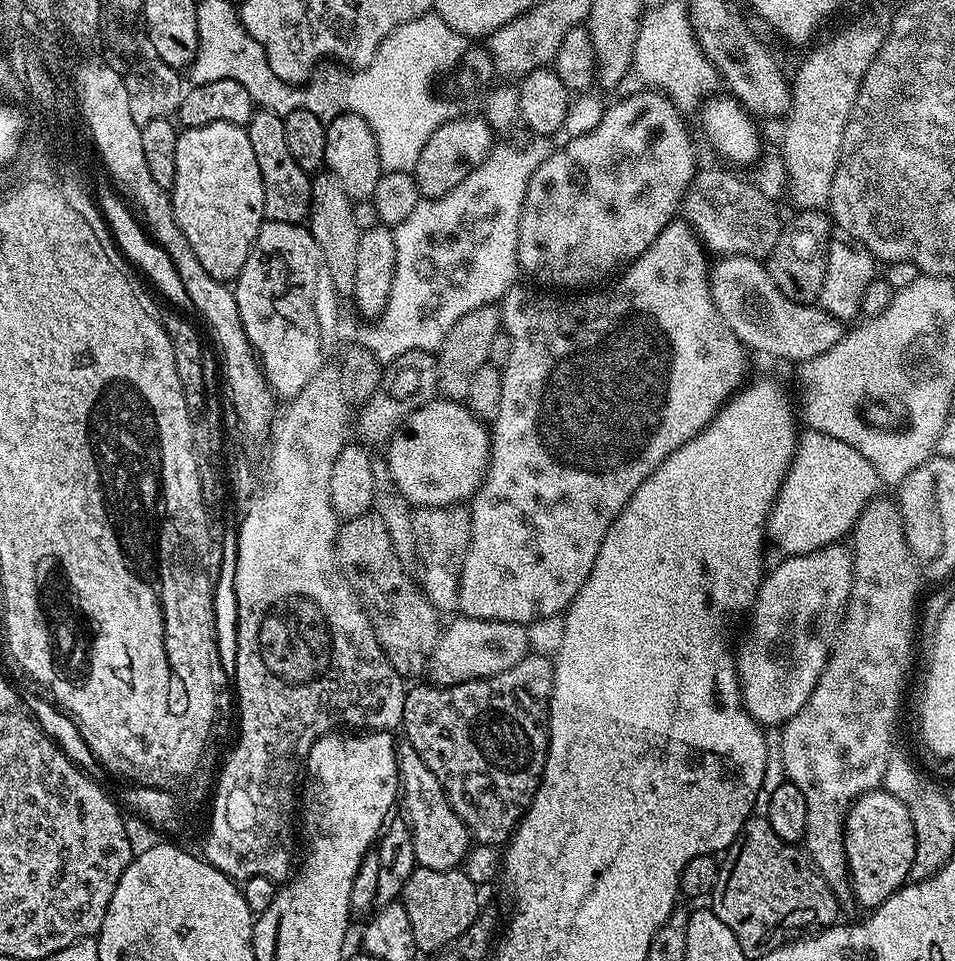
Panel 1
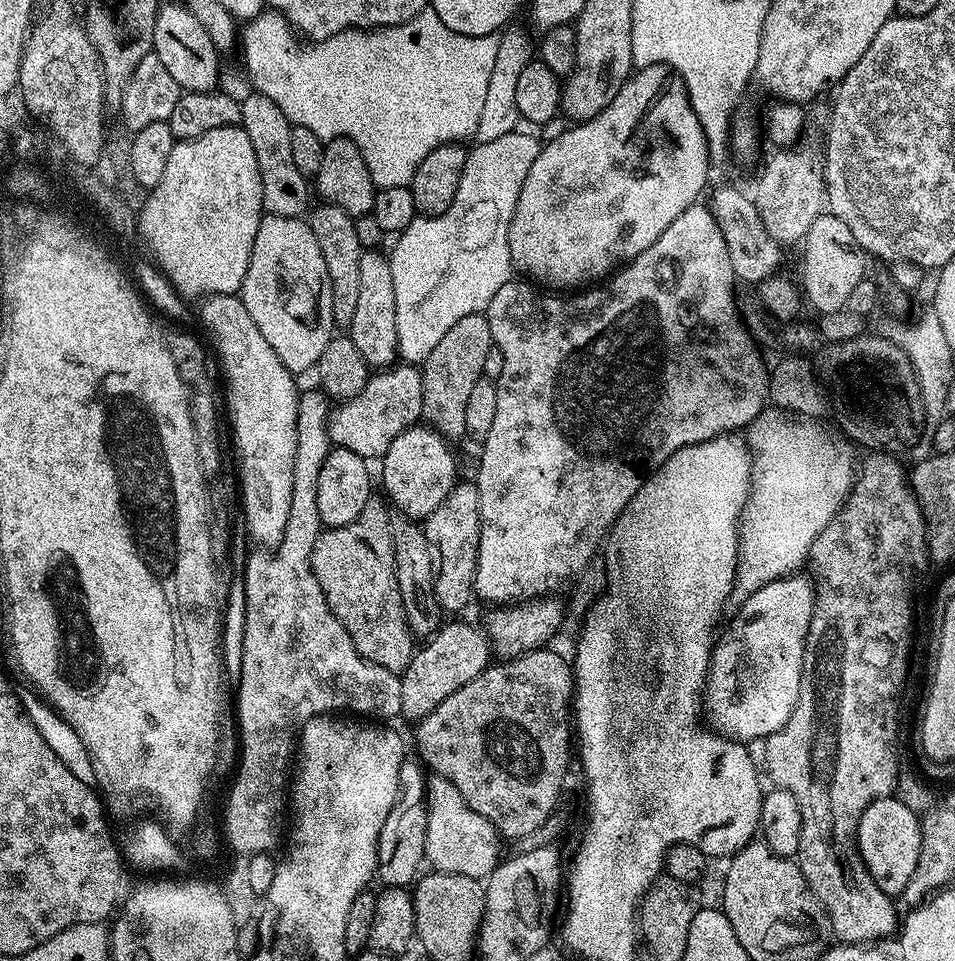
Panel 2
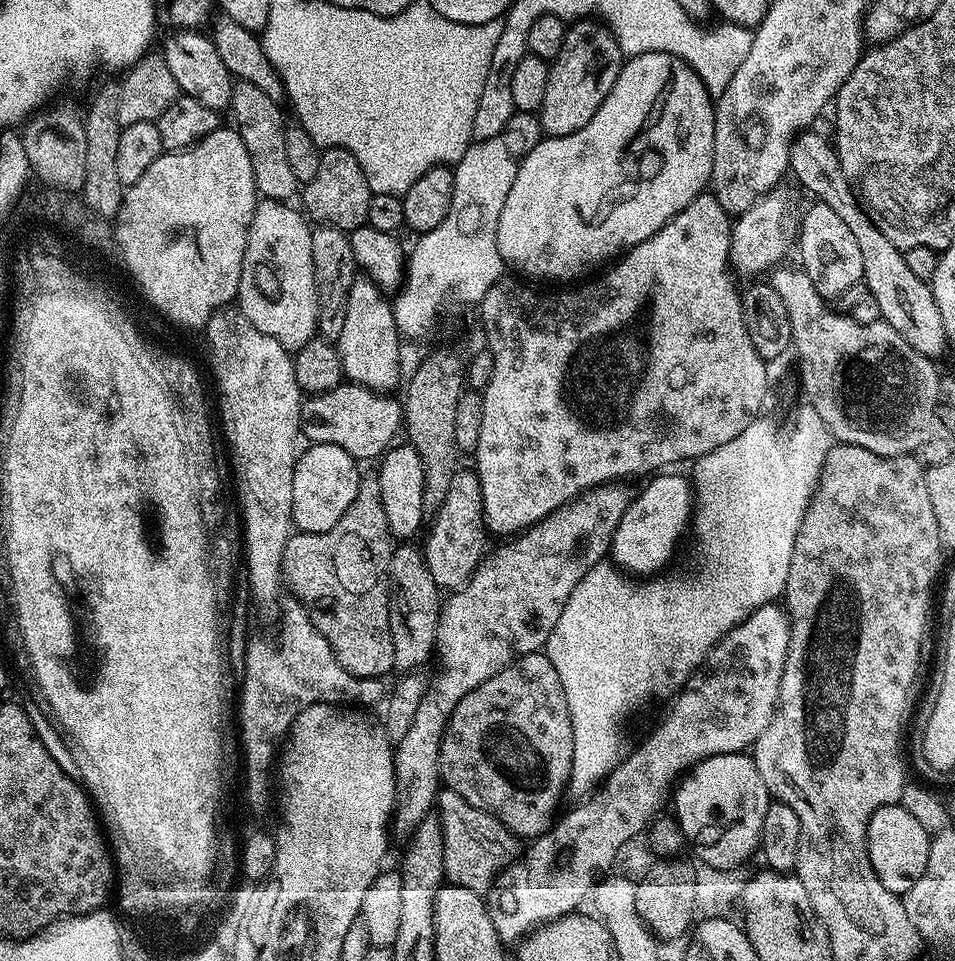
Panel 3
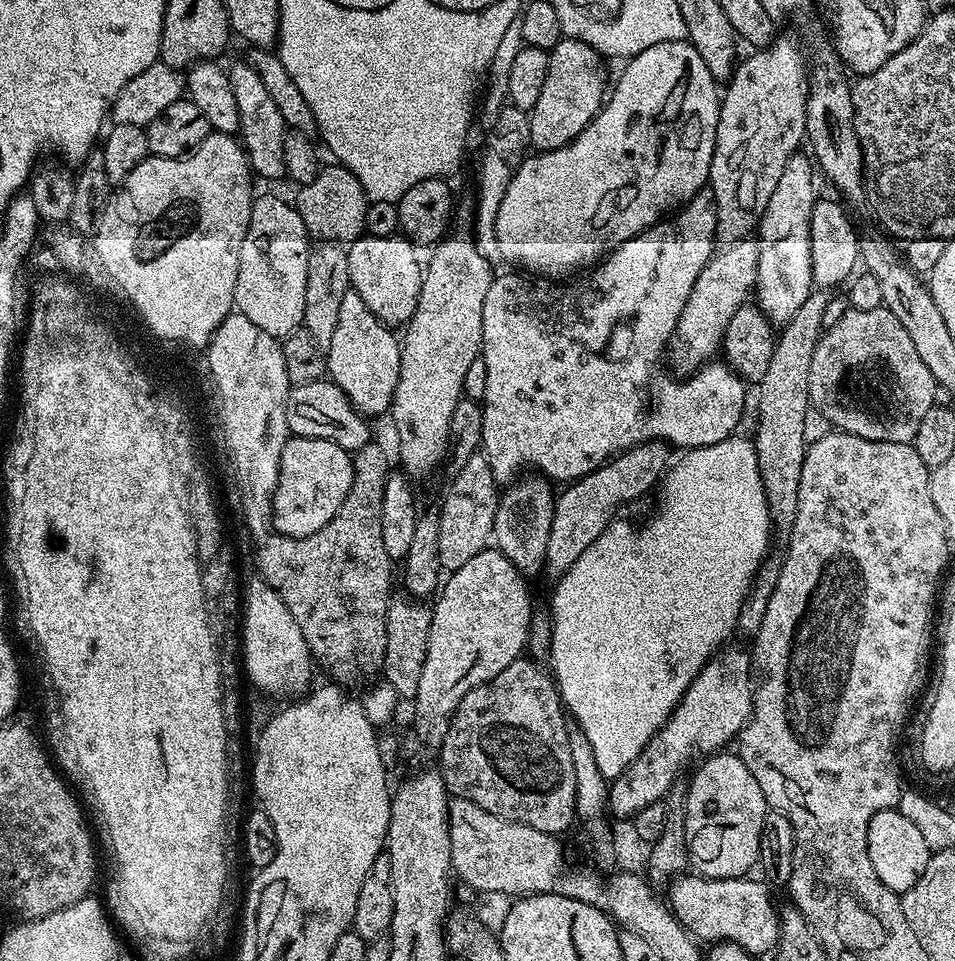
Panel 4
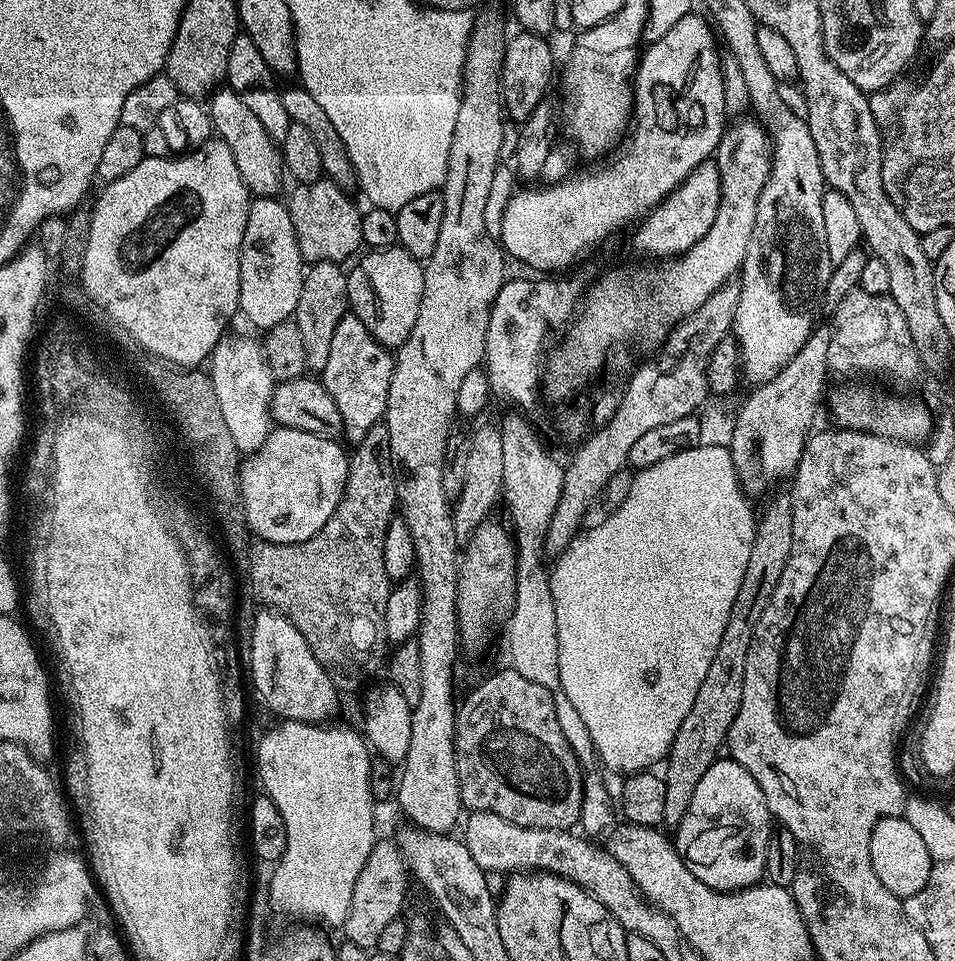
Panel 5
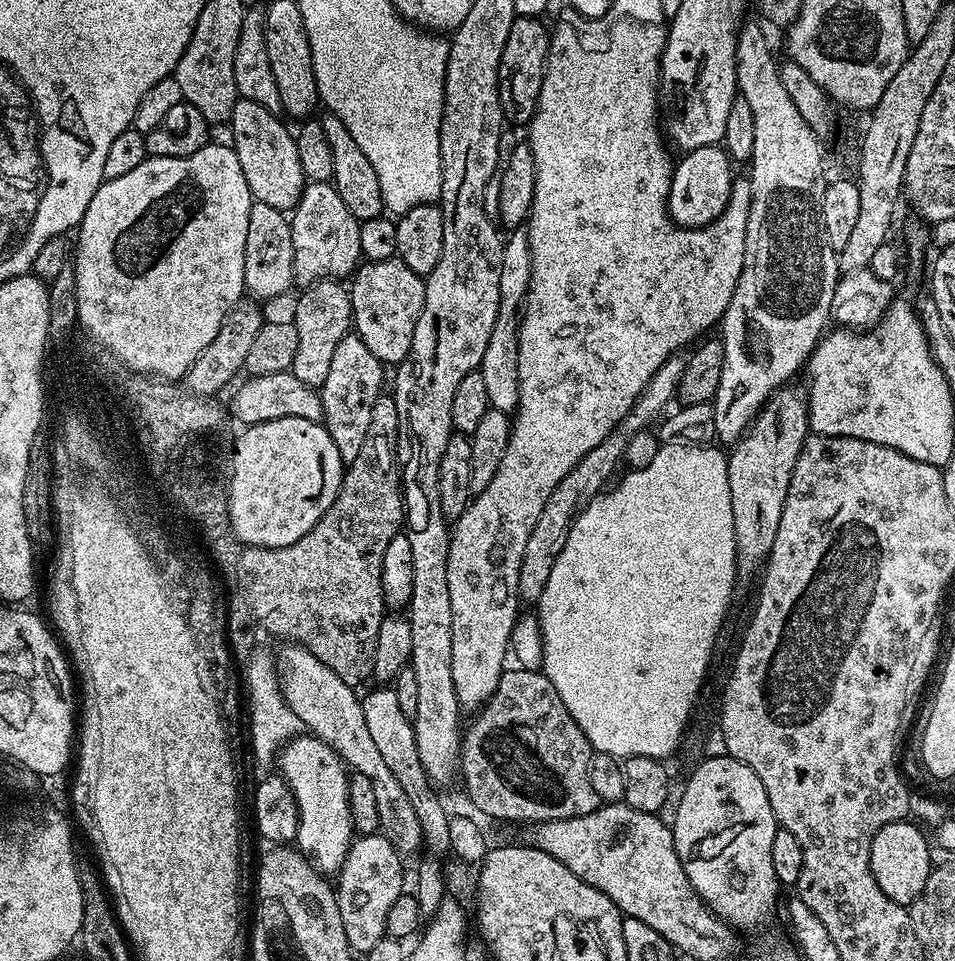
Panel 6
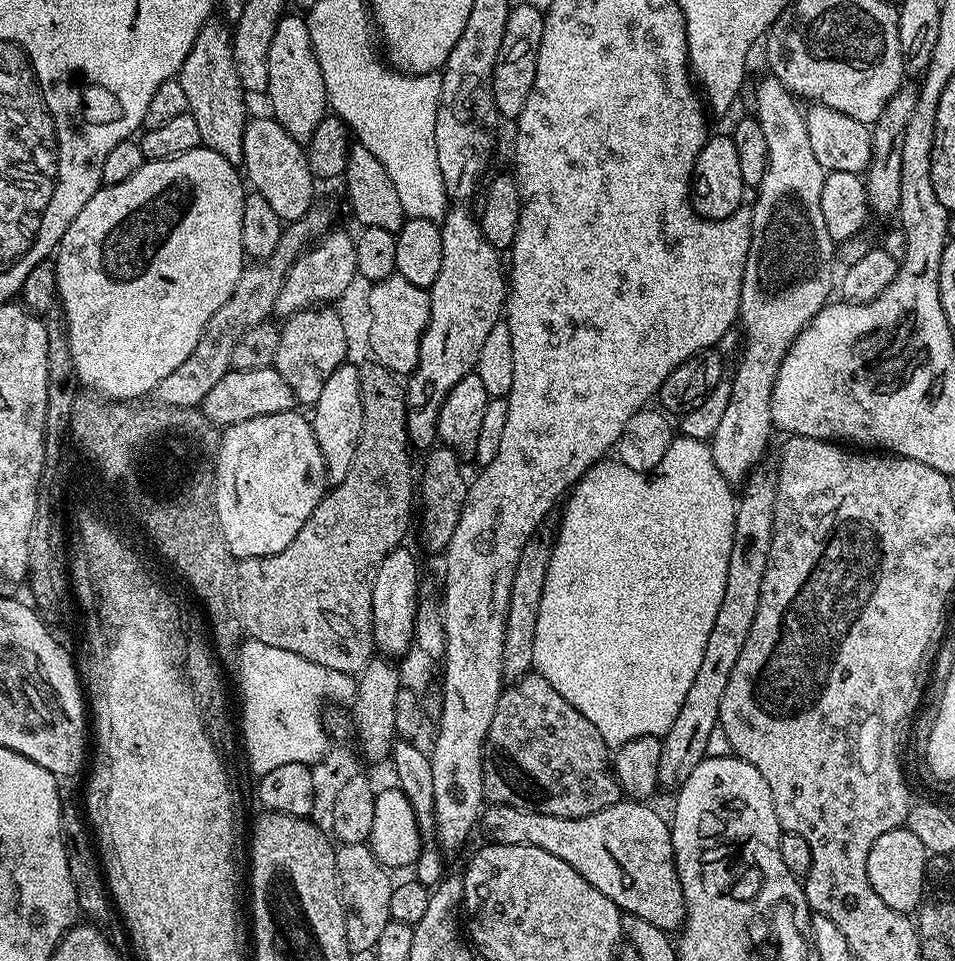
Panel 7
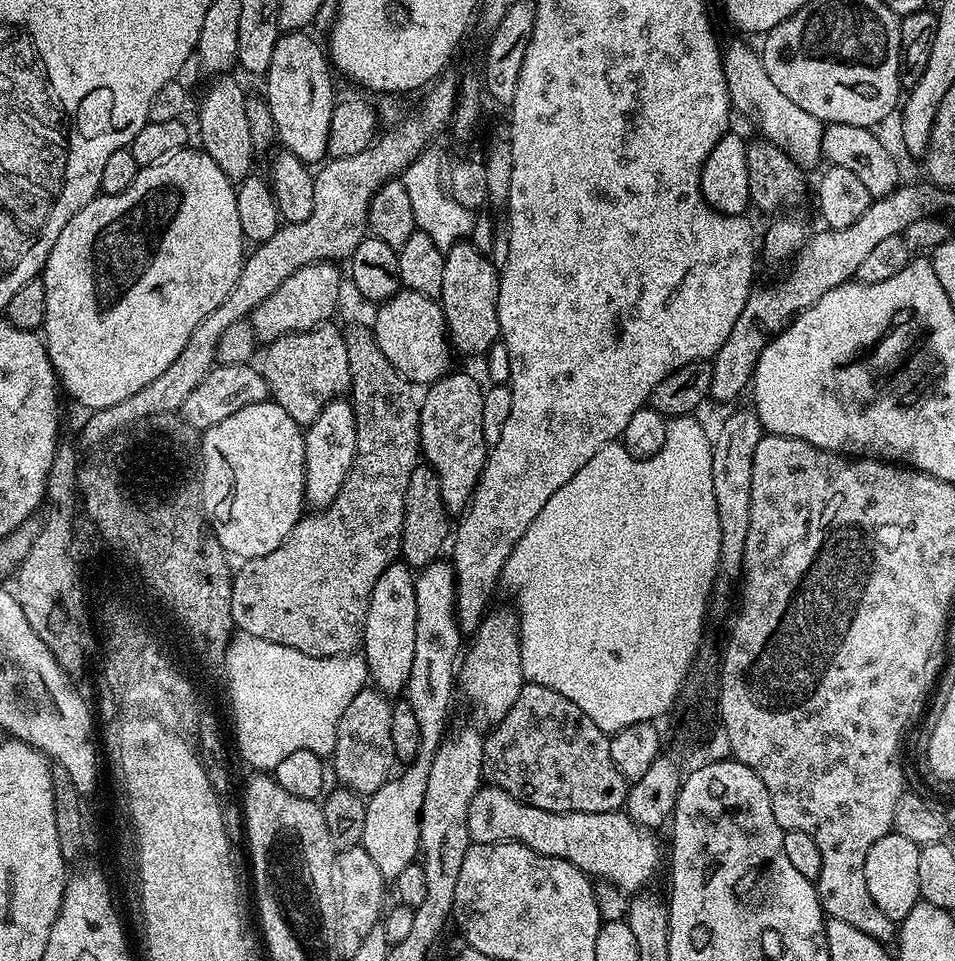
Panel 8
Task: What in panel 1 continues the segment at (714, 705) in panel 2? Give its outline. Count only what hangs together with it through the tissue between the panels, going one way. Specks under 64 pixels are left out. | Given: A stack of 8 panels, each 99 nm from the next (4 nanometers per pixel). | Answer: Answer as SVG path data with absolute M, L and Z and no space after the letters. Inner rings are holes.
M843 543L827 544L825 548L819 548L801 556L789 556L781 559L781 561L781 564L773 572L771 569L764 579L760 581L760 589L756 591L756 601L753 602L750 609L752 625L749 626L748 633L745 634L744 641L740 644L740 649L737 647L734 652L736 657L736 673L740 679L740 691L744 693L744 708L756 719L757 724L761 726L783 726L787 720L794 718L794 714L798 714L798 710L802 710L802 706L806 706L806 702L810 698L818 678L828 664L829 656L832 655L834 647L832 639L835 638L836 631L839 628L841 631L842 621L846 616L846 609L849 607L852 599L852 554Z

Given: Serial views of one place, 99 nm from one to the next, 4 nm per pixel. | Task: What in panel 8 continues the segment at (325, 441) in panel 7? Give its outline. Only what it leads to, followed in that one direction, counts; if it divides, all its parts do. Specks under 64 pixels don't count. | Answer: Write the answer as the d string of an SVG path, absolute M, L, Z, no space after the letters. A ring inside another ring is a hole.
M344 398L332 400L324 407L322 414L318 414L318 418L314 418L314 422L307 425L304 433L304 449L306 450L304 503L309 509L328 508L330 502L334 502L354 462L357 438L358 430L354 410L351 403Z

